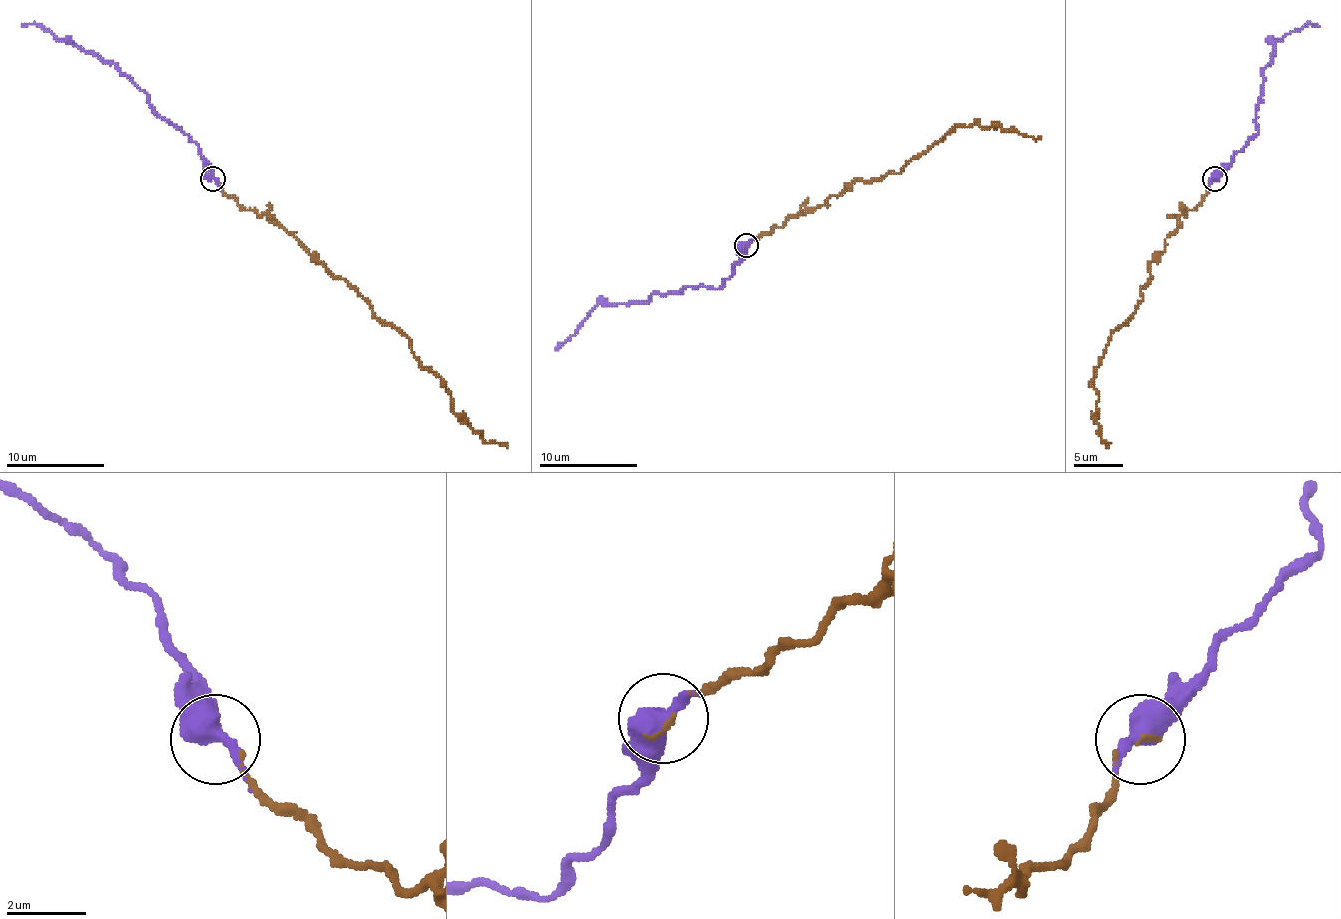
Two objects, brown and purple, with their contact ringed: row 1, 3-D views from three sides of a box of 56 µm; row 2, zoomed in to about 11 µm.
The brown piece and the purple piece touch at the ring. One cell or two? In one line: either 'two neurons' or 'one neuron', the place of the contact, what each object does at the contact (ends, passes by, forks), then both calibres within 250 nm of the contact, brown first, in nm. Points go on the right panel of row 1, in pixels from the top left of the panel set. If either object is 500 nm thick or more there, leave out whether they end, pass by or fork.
one neuron; place (1214, 179); brown ends; purple passes by; calibres 100 and 480 nm

